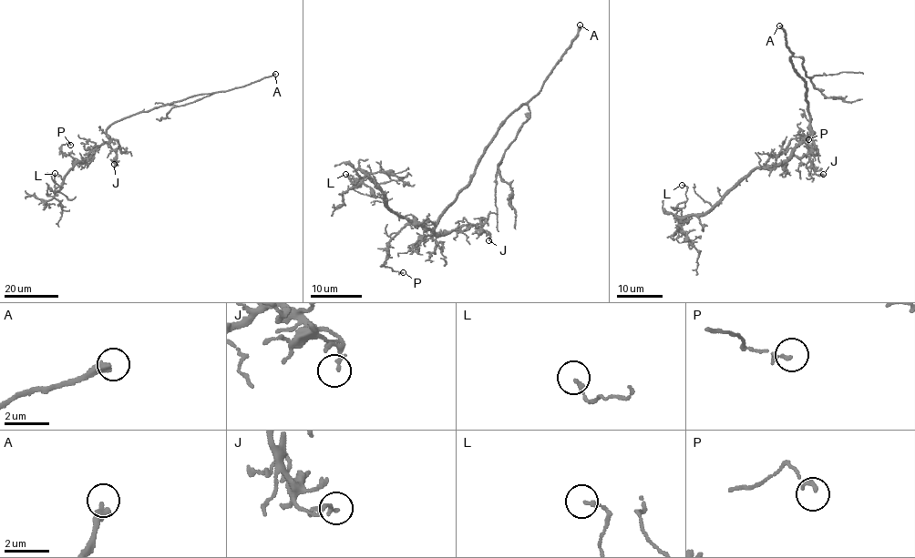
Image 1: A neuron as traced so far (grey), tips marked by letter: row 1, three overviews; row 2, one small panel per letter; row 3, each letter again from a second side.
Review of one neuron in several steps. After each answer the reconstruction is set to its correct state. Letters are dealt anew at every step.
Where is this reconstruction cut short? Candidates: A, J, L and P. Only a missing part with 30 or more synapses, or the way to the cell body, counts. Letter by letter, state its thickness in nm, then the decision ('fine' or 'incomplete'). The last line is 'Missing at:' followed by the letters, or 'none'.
A: calibre 300 nm; incomplete
J: calibre 150 nm; fine
L: calibre 170 nm; fine
P: calibre 130 nm; fine
Missing at: A

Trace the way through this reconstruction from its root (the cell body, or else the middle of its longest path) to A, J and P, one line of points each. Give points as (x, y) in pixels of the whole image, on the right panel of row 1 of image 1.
A: (807, 96), (808, 89), (794, 69), (790, 58), (794, 55), (787, 47), (785, 32), (779, 25)
J: (807, 96), (805, 98), (810, 116), (807, 143), (812, 149), (812, 167), (816, 175), (823, 174)
P: (807, 96), (809, 136), (786, 161), (765, 167), (770, 156), (780, 154), (791, 139), (804, 134), (808, 139)

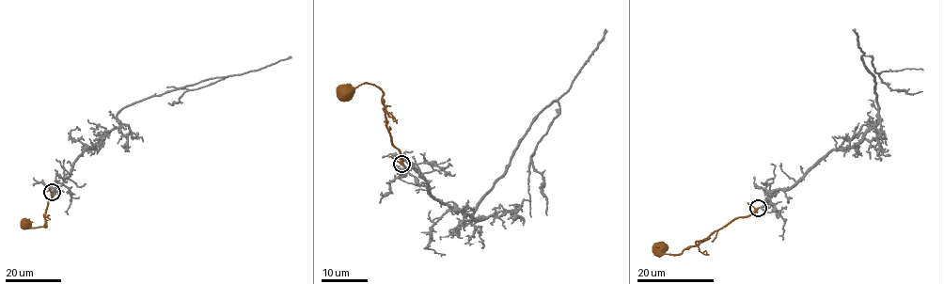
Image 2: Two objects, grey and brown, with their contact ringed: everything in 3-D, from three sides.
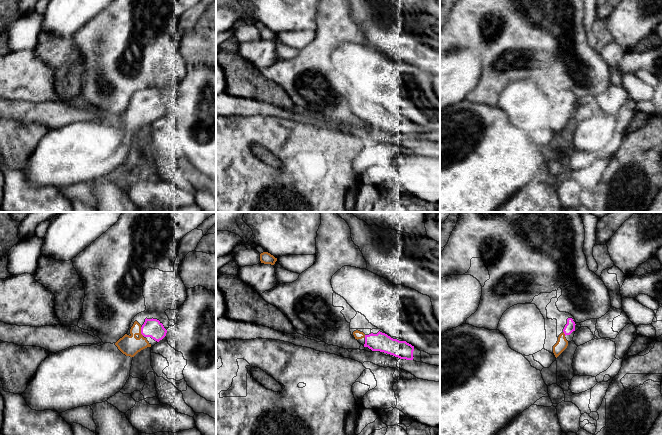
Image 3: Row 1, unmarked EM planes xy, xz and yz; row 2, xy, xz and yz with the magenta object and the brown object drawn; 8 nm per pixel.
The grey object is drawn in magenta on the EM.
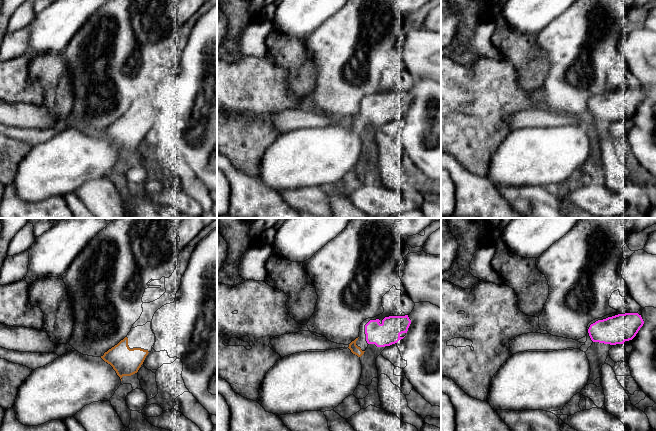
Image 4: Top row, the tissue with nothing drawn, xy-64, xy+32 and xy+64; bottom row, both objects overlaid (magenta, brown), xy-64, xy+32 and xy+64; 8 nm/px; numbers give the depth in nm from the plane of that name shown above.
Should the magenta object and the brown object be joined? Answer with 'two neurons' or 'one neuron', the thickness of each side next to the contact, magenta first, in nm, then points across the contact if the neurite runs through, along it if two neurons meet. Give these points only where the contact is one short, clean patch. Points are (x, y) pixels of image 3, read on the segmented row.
one neuron | 150/160 nm | across xy (152, 328), (141, 331), (133, 335), (129, 345)

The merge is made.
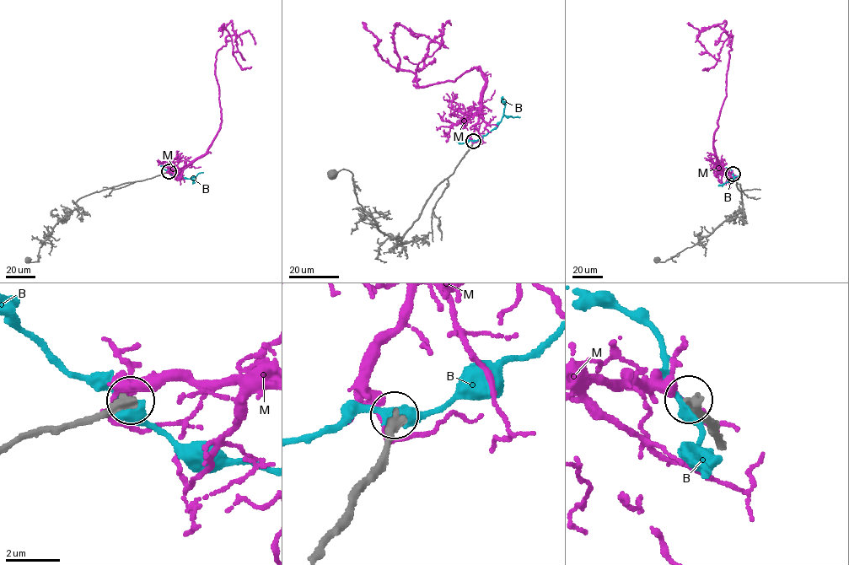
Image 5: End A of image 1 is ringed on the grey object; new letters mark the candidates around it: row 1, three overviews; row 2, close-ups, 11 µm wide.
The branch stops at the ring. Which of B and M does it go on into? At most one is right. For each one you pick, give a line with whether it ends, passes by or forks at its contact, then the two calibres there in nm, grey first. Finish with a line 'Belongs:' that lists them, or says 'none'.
Belongs: none

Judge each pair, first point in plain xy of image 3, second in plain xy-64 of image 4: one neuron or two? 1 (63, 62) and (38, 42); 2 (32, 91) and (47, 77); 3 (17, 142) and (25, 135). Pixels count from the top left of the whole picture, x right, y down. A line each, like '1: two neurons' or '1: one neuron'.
1: two neurons
2: two neurons
3: two neurons

